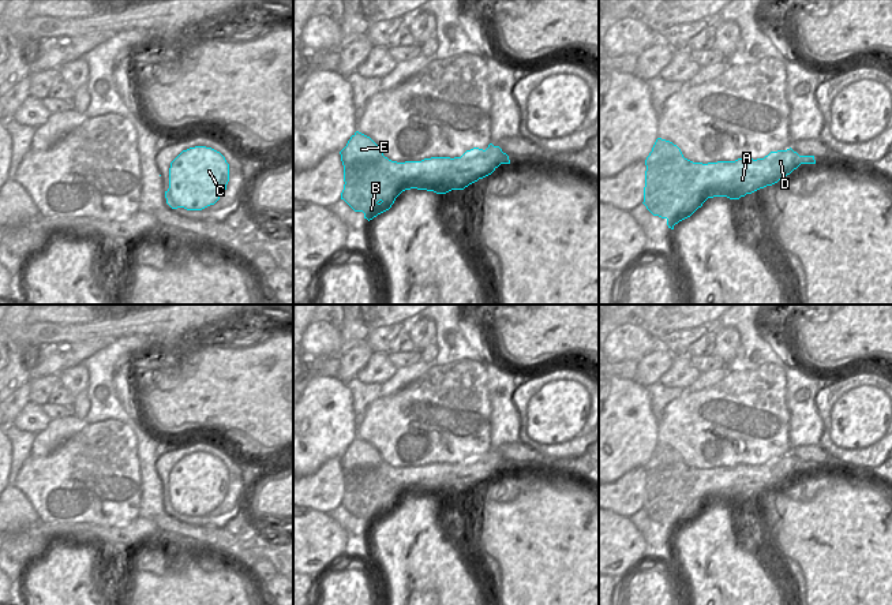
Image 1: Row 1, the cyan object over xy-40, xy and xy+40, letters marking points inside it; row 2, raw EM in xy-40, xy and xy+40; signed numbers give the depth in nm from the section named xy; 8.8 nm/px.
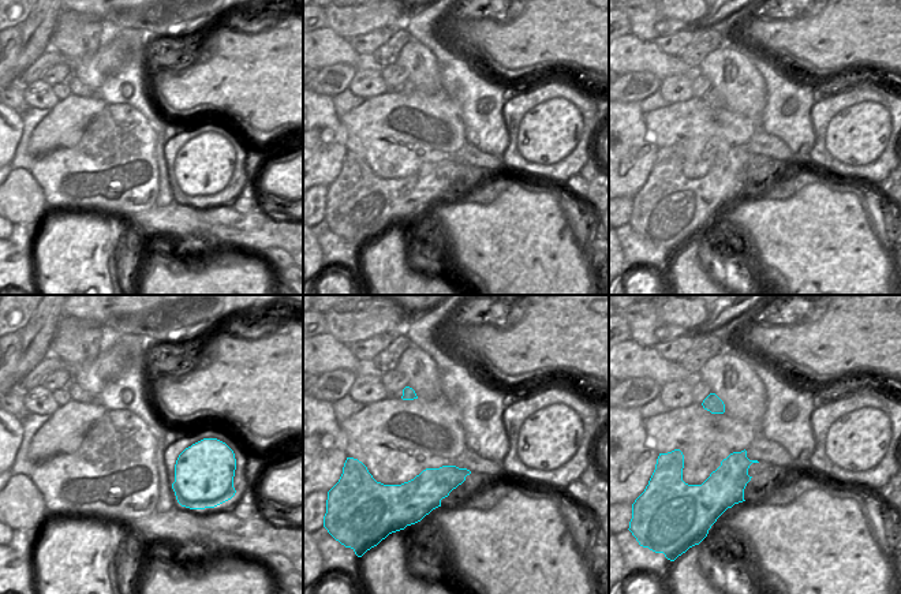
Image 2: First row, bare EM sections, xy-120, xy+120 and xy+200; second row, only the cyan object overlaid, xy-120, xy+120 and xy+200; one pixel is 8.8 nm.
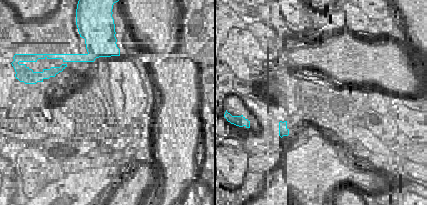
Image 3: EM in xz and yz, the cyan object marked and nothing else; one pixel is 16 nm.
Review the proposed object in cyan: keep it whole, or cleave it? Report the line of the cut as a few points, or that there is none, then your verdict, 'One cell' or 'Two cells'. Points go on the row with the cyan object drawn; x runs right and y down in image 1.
Split along xy (453, 159), (456, 171), (473, 182). Two cells

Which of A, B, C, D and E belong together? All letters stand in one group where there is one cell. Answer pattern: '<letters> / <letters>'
A B E / C D

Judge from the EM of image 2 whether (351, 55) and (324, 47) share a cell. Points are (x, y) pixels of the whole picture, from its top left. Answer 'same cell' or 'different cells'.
same cell

